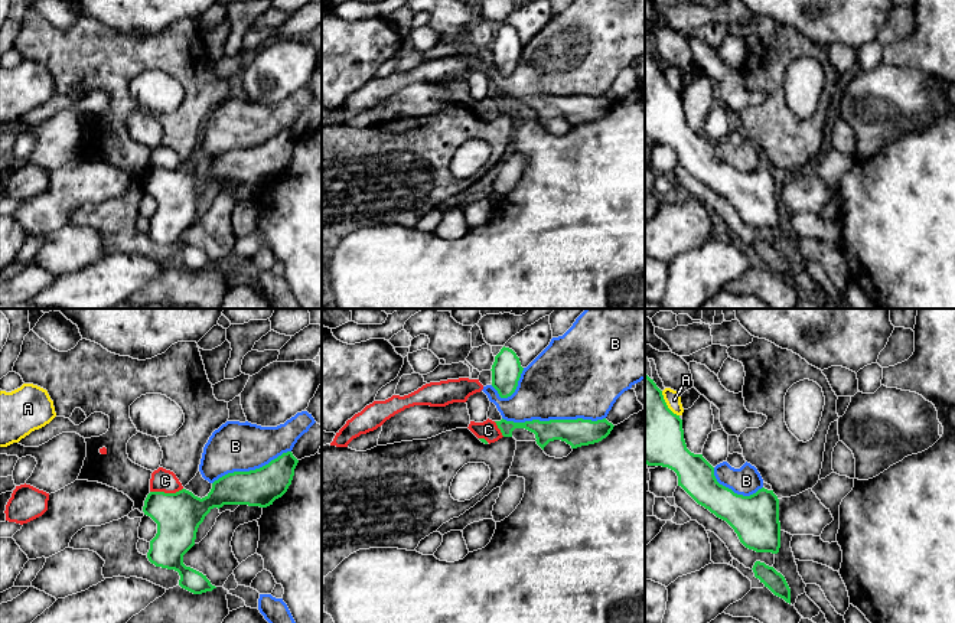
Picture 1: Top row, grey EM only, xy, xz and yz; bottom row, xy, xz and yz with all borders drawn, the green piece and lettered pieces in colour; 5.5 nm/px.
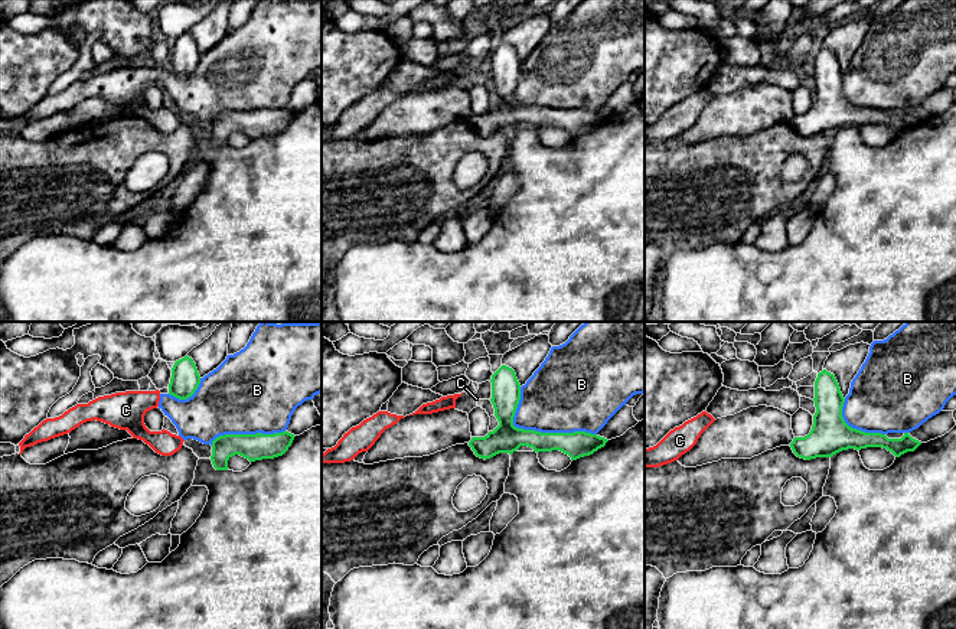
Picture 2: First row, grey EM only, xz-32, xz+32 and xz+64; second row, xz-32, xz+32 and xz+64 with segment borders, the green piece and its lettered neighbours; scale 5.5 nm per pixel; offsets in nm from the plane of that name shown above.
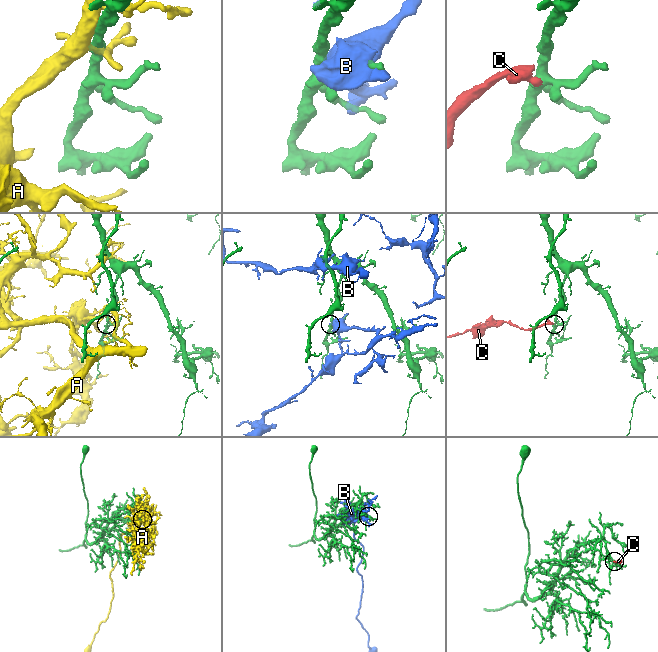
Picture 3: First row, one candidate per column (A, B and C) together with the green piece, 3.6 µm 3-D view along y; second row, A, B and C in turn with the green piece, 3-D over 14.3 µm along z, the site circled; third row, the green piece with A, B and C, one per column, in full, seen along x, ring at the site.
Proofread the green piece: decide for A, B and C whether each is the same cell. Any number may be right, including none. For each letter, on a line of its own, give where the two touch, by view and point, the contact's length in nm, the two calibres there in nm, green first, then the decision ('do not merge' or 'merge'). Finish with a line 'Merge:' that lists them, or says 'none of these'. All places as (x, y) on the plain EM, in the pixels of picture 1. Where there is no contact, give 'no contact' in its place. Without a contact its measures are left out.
A: contact yz (665, 81); length 170 nm; calibres 360 and 90 nm; do not merge
B: contact xz (554, 97); length 600 nm; calibres 150 and 440 nm; do not merge
C: contact xy (166, 170); length 190 nm; calibres 260 and 130 nm; do not merge
Merge: none of these

